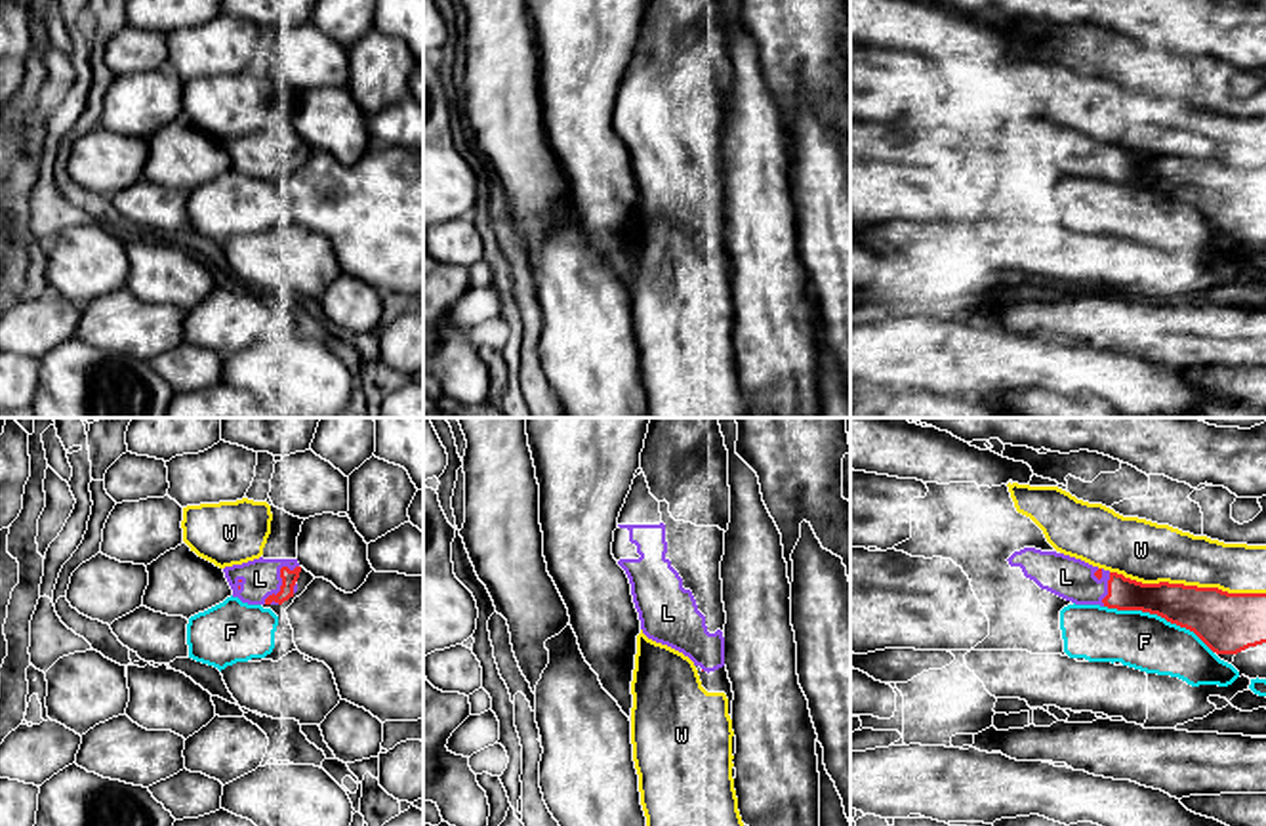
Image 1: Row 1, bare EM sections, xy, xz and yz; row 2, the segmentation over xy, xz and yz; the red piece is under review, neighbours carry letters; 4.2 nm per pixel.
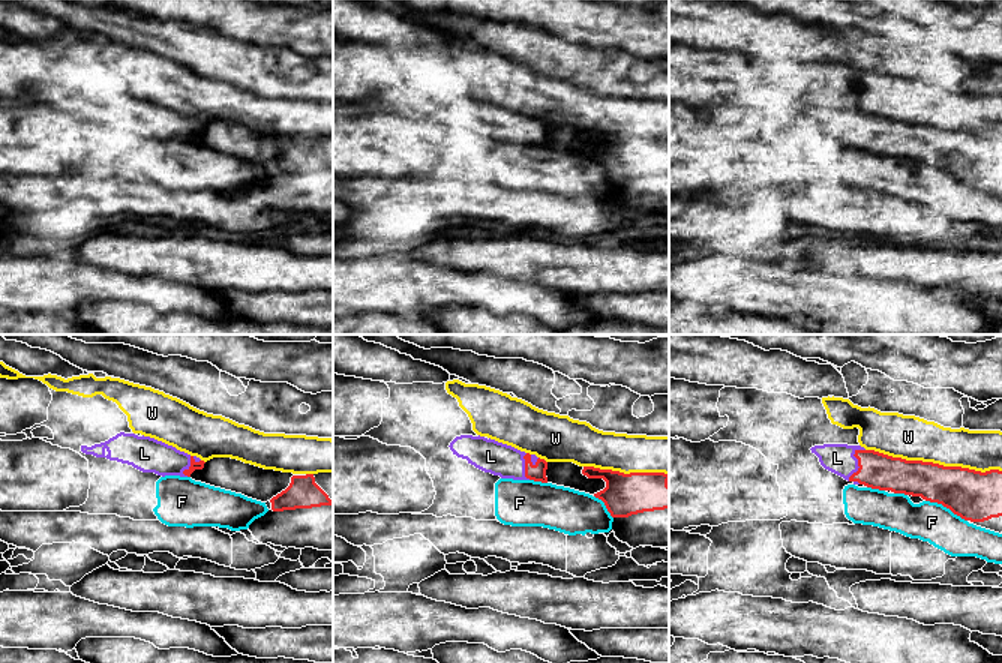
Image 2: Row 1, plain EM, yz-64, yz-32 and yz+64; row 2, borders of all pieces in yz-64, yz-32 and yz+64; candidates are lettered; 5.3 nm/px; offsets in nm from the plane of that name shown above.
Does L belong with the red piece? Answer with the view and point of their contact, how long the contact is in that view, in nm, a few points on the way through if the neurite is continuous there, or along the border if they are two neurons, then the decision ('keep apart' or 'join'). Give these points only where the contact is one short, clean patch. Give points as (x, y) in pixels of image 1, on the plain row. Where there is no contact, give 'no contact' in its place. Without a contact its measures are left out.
xy (283, 153) | 220 nm | join

